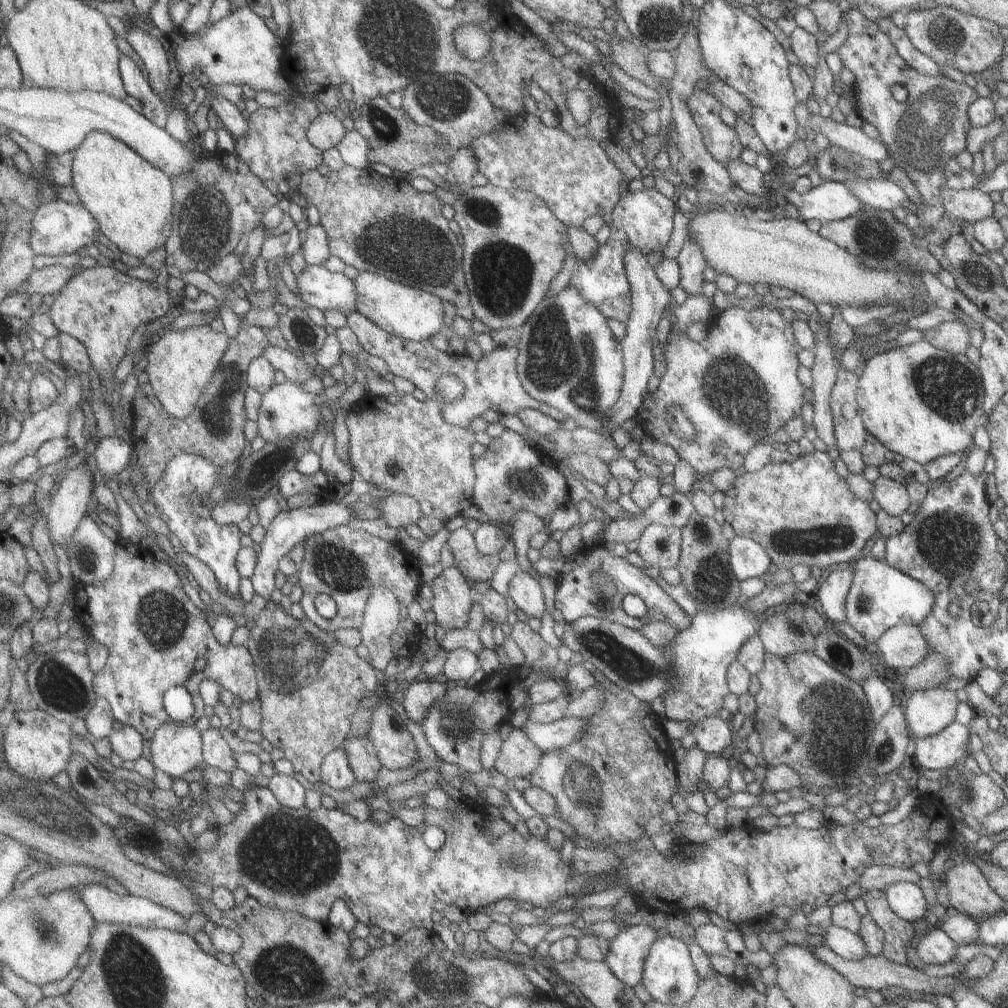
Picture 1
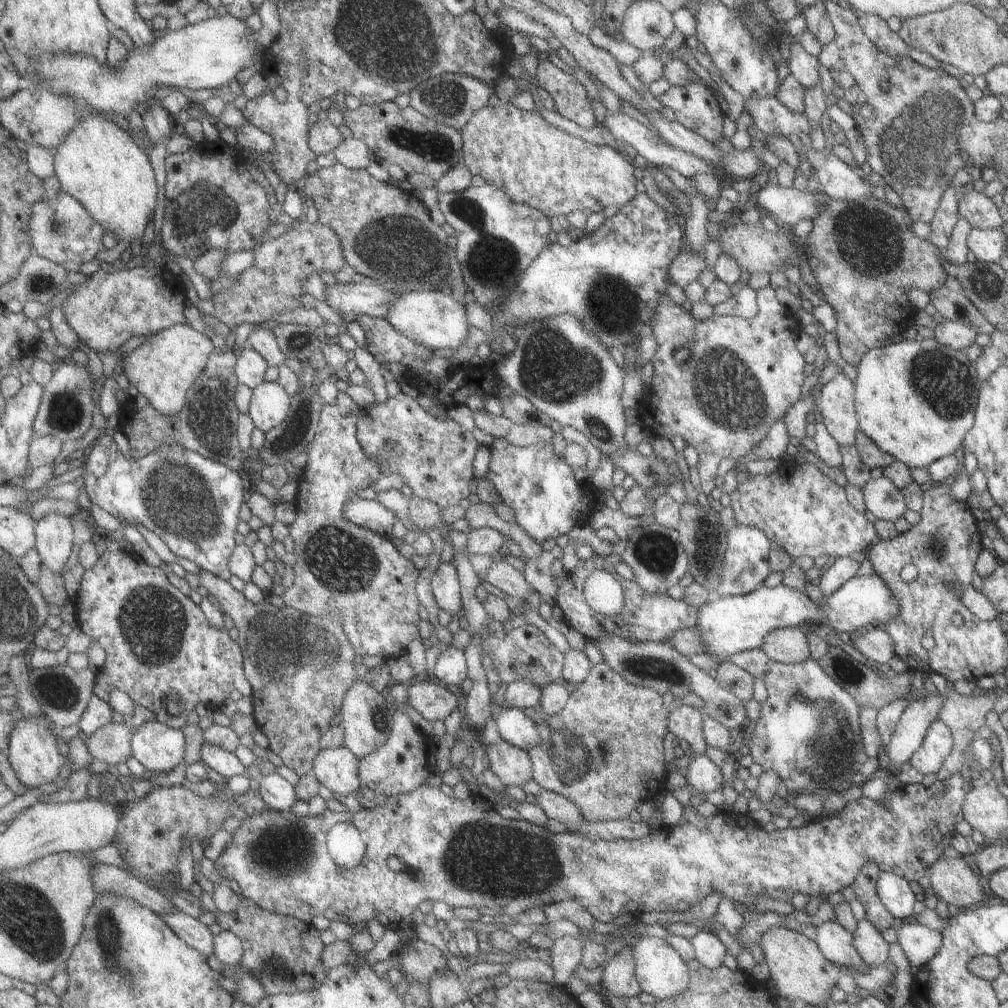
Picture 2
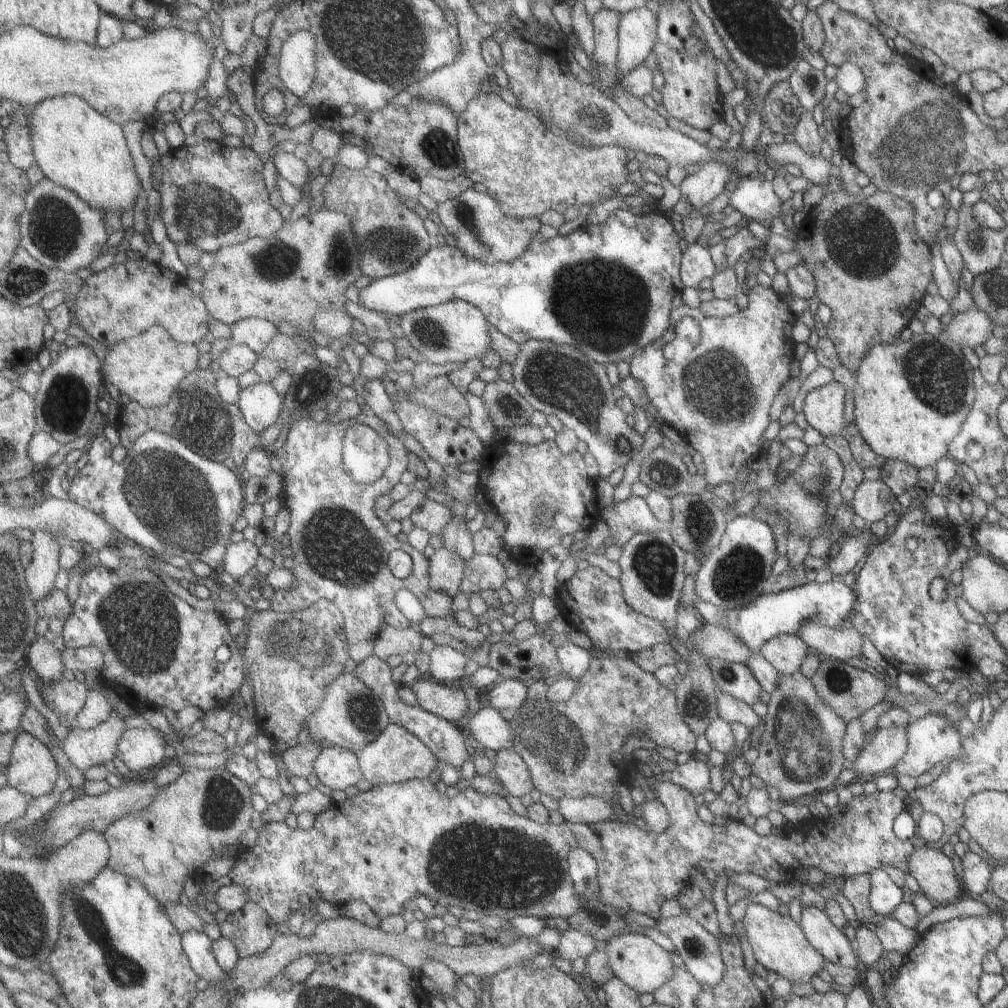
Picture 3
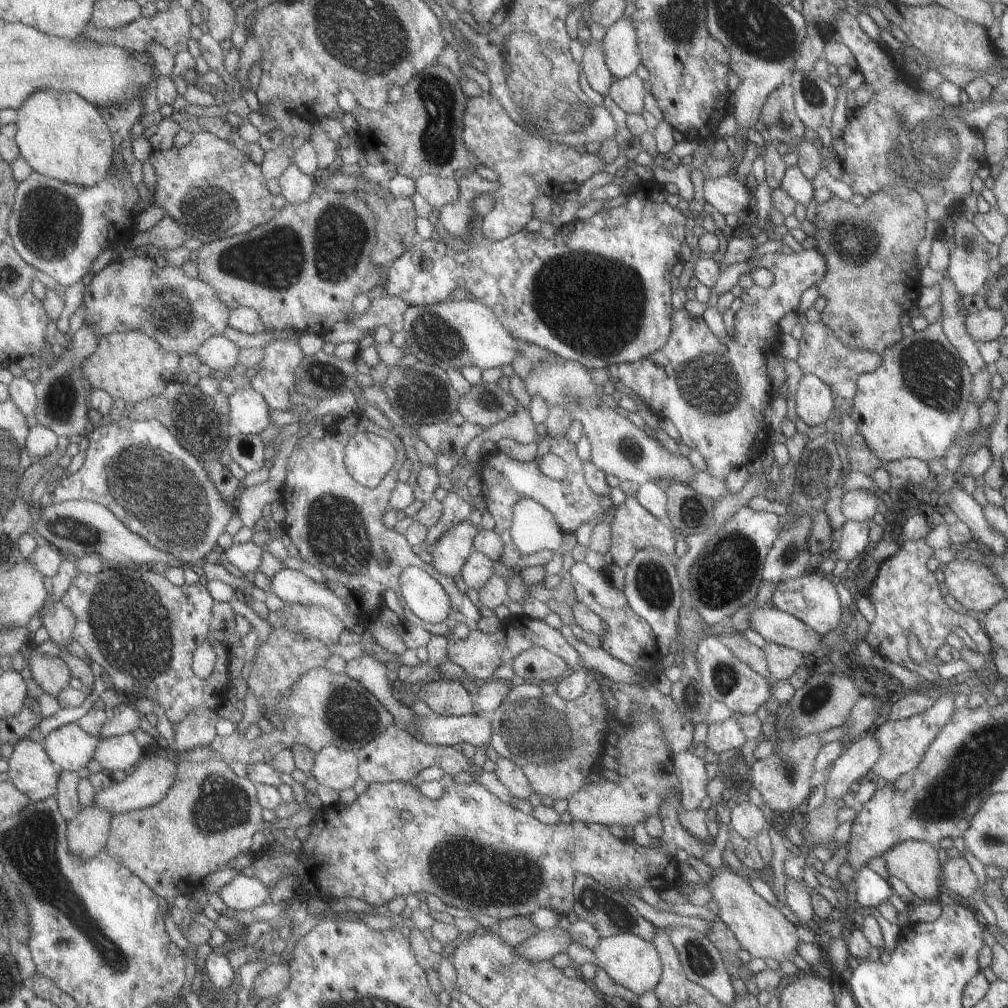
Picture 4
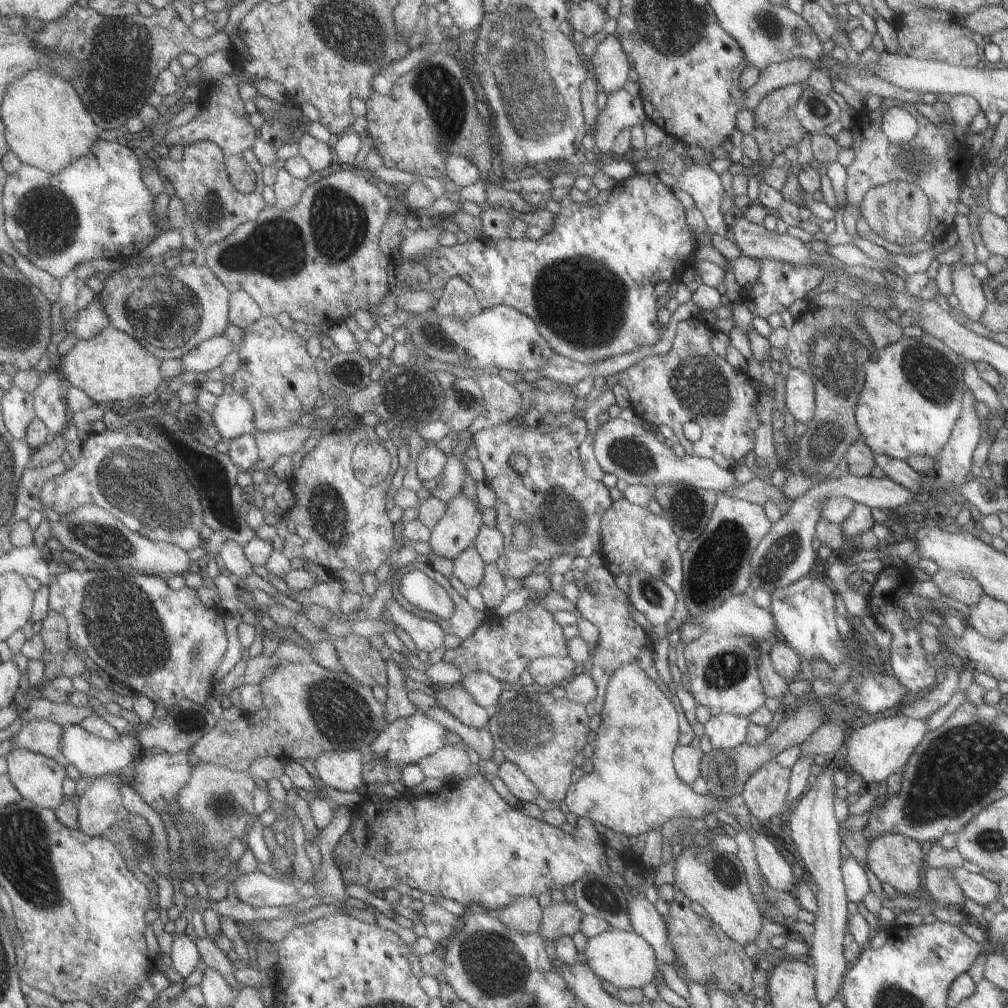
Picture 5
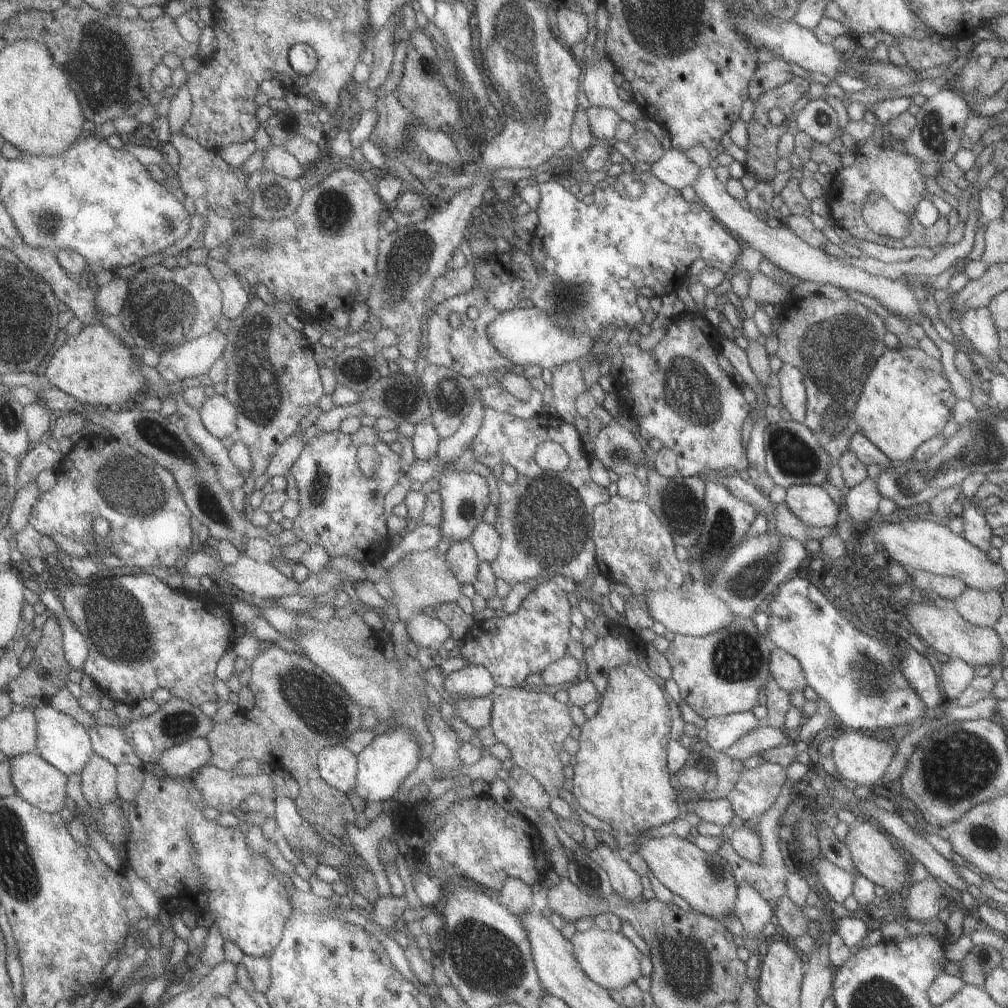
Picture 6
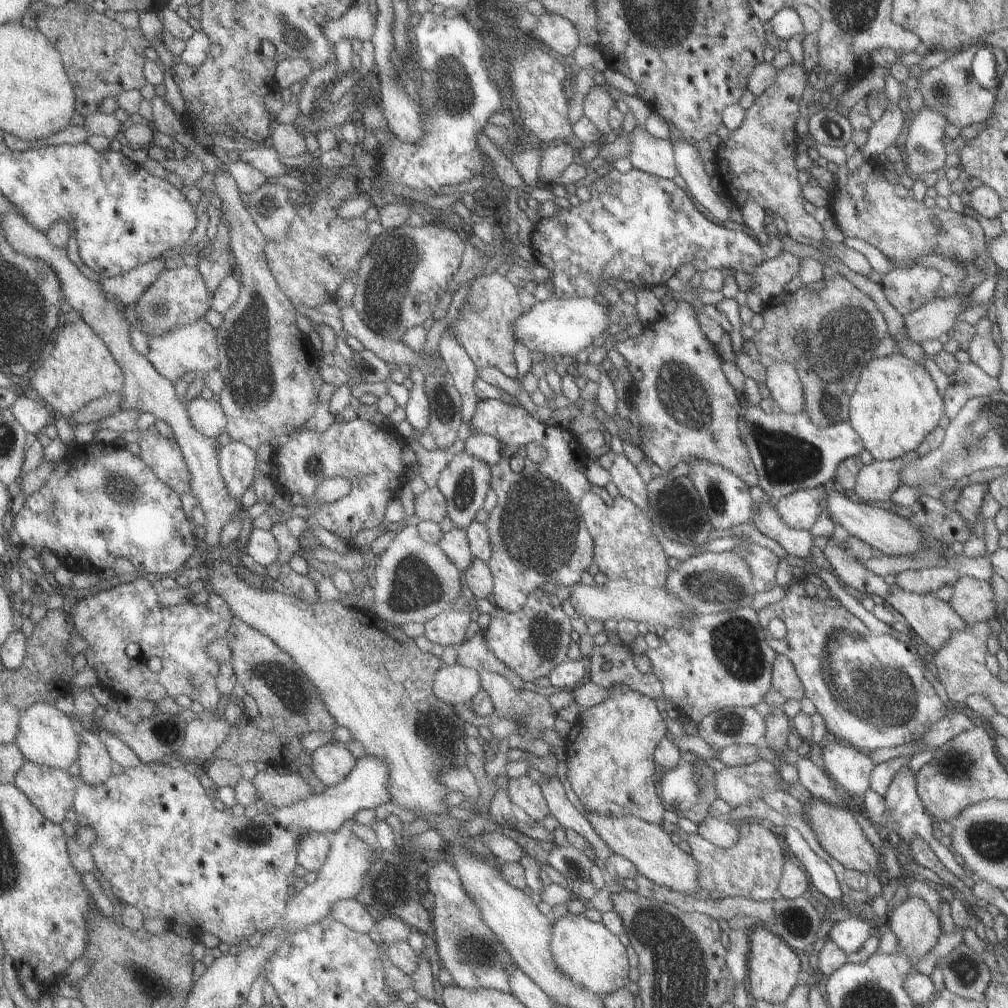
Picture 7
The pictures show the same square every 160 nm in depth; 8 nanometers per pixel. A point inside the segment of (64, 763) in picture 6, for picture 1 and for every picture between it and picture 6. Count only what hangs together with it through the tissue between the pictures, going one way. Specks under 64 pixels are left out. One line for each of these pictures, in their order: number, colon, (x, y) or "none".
1: (177, 751)
2: (158, 747)
3: (140, 748)
4: (123, 752)
5: (90, 755)

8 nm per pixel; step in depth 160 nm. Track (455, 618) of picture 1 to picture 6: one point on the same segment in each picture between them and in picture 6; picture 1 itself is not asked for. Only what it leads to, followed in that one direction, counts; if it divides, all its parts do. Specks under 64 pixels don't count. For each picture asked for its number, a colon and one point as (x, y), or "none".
2: (447, 589)
3: (447, 568)
4: (451, 552)
5: (457, 530)
6: (465, 495)

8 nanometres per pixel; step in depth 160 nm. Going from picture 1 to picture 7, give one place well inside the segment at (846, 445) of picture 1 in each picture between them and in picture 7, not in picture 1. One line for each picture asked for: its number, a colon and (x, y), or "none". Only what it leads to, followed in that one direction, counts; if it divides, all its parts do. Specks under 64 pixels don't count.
2: (835, 404)
3: (822, 407)
4: (812, 402)
5: (798, 391)
6: (791, 391)
7: (781, 380)

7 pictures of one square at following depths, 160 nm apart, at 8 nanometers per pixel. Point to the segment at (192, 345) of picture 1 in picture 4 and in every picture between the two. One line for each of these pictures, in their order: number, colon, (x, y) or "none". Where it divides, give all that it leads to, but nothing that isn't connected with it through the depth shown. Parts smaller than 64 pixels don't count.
2: (164, 369)
3: (149, 368)
4: (131, 366)

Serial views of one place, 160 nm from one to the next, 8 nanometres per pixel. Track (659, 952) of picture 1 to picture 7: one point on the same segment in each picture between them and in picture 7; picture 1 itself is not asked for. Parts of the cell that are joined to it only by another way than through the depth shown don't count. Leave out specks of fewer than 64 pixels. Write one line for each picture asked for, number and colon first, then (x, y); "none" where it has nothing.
2: (659, 970)
3: (640, 964)
4: (631, 962)
5: (621, 958)
6: (608, 959)
7: (589, 956)

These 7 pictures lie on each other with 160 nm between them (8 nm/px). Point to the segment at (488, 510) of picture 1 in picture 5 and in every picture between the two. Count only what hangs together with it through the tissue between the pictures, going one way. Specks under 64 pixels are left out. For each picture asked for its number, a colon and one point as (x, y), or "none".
2: (539, 487)
3: (515, 478)
4: (570, 501)
5: (562, 506)

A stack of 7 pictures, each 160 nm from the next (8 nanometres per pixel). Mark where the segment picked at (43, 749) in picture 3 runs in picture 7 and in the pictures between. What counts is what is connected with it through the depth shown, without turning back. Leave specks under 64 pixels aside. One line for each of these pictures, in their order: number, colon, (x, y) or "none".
4: (32, 770)
5: (39, 779)
6: (42, 785)
7: (52, 790)

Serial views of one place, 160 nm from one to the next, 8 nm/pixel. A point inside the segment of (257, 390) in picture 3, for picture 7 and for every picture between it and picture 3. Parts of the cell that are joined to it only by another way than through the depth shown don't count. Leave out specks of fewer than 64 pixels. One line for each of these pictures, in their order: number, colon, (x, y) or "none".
4: (249, 413)
5: (233, 415)
6: (219, 415)
7: (209, 419)

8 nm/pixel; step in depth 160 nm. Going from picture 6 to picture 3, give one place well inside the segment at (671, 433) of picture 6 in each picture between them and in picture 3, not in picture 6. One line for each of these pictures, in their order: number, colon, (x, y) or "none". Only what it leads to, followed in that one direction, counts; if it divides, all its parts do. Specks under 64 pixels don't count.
3: (712, 379)
4: (692, 370)
5: (689, 383)

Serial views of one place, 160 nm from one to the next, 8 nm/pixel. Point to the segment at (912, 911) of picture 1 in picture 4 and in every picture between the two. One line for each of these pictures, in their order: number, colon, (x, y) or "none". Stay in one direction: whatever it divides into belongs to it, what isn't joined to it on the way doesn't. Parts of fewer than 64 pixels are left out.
2: (896, 897)
3: (883, 897)
4: (870, 890)

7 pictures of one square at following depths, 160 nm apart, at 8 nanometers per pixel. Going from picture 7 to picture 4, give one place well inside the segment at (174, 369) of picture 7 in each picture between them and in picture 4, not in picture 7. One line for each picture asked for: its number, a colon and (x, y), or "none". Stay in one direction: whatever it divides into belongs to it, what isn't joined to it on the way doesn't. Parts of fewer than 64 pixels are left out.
4: (219, 354)
5: (212, 353)
6: (194, 358)

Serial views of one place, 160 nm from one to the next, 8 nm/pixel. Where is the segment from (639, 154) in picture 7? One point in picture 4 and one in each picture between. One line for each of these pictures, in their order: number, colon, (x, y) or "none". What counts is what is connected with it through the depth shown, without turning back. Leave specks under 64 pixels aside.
4: (725, 195)
5: (702, 184)
6: (674, 170)

